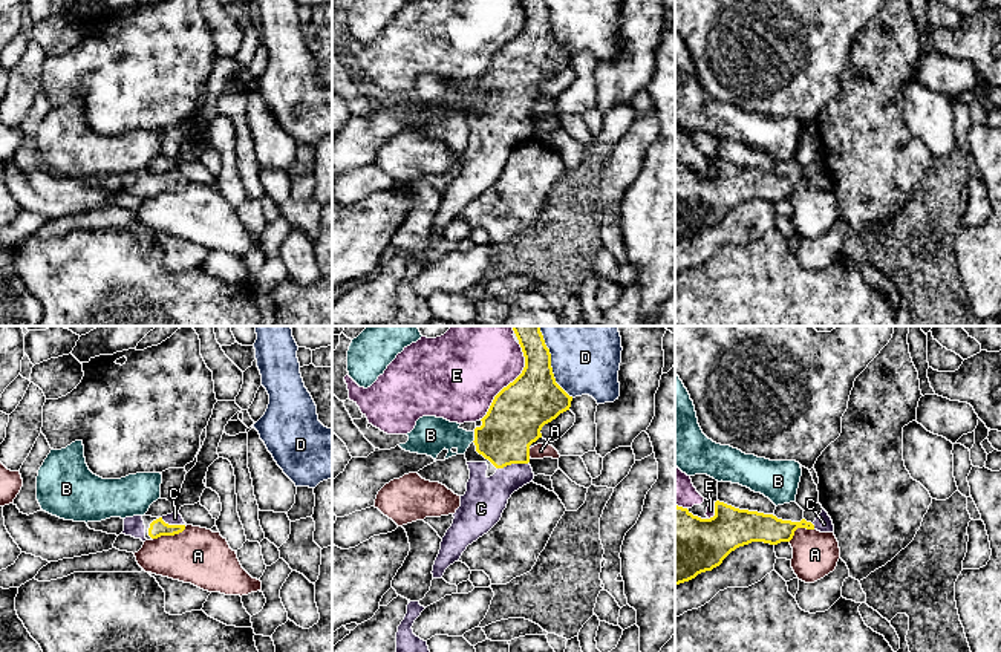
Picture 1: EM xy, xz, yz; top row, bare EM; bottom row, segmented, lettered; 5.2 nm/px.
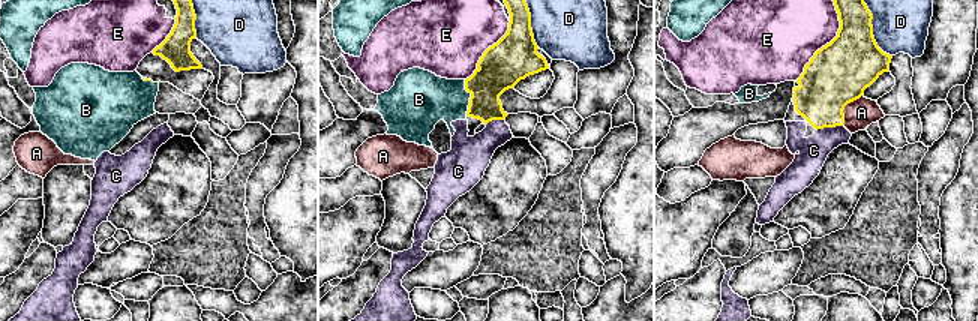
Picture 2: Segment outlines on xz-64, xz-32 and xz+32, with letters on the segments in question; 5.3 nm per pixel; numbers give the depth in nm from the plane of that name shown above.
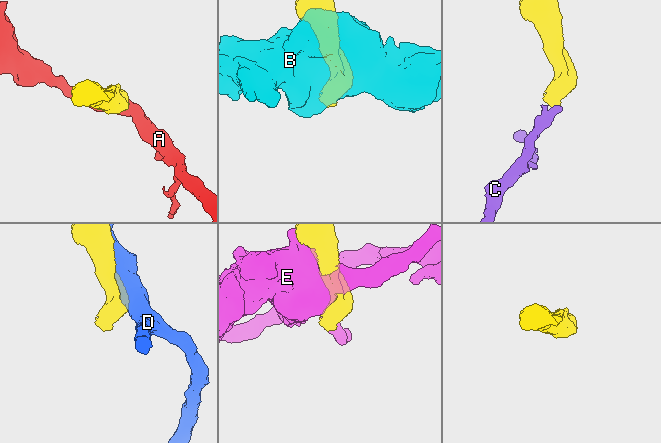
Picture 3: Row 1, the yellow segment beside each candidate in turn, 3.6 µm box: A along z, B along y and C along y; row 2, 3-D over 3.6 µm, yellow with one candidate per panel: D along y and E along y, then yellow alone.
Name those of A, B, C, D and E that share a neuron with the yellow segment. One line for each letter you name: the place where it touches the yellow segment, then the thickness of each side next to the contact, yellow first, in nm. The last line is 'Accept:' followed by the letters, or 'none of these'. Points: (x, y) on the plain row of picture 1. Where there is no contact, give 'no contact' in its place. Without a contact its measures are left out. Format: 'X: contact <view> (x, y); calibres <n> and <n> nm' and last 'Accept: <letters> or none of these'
C: contact xz (511, 120); calibres 300 and 220 nm
Accept: C

